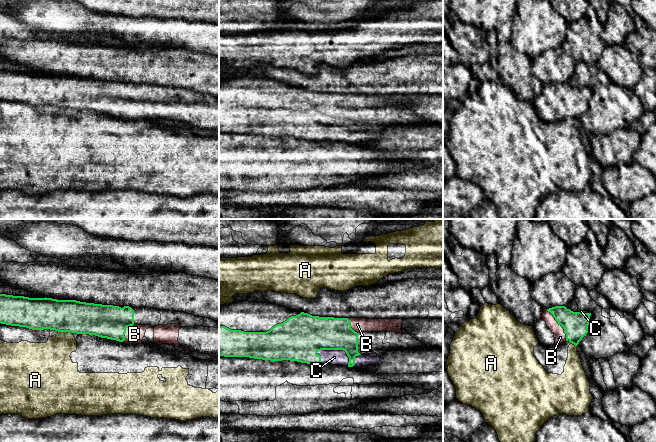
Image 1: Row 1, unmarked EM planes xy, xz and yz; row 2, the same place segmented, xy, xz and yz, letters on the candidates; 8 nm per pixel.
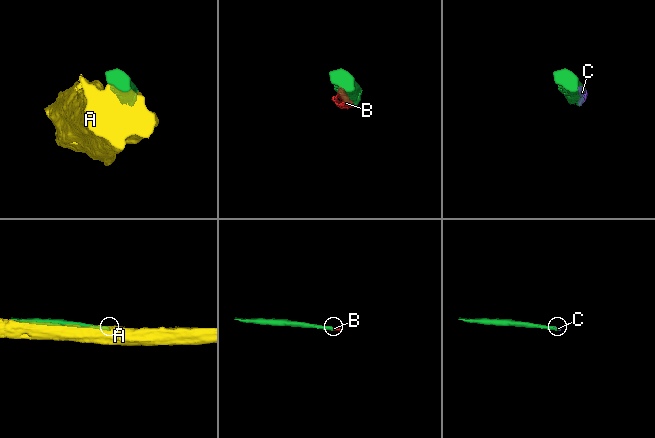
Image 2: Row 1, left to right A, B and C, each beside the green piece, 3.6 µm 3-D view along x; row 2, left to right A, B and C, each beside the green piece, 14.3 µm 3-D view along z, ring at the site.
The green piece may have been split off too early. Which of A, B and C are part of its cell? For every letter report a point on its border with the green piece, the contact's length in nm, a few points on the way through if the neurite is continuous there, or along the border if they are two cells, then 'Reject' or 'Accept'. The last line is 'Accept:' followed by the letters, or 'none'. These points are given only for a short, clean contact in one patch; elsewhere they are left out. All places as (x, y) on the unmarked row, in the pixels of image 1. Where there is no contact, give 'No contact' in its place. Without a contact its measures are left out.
A: Touches green at xy (65, 107). Shared border 110 nm. Reject
B: Touches green at yz (560, 100). Shared border 320 nm. Boundary: yz (547, 84), (562, 103), (566, 117). Reject
C: Touches green at xz (338, 125). Shared border 280 nm. Reject
Accept: none

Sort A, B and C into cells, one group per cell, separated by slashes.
A / B C

